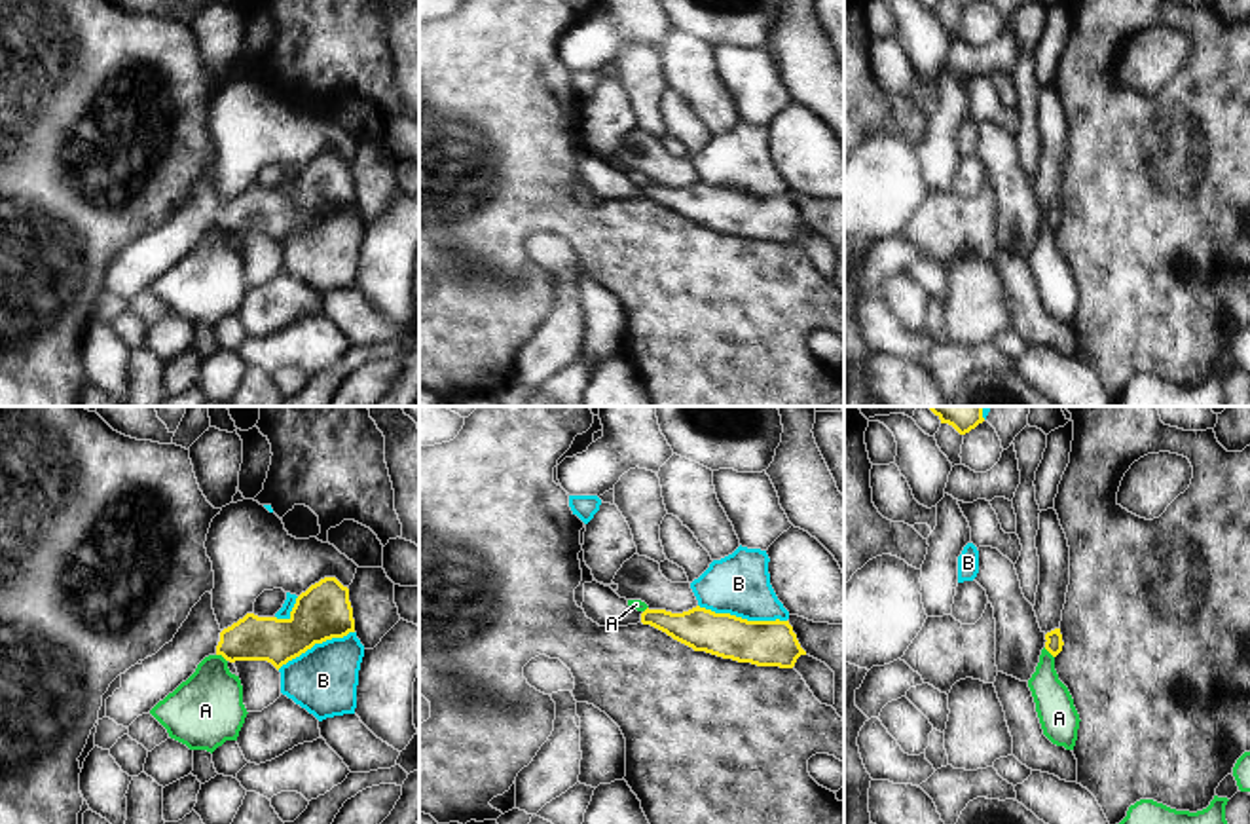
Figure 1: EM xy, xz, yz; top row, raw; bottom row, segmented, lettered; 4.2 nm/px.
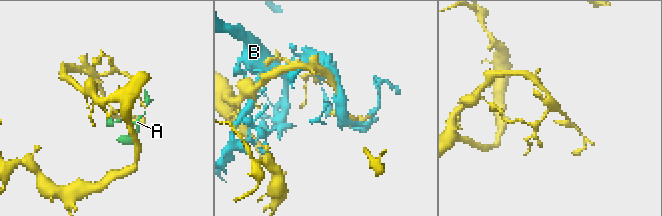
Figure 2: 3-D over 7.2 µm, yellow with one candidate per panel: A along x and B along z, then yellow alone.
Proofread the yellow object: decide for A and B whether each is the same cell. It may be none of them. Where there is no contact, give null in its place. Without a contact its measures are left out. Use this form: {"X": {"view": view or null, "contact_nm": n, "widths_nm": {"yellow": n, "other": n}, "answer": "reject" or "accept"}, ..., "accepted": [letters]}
{"A": {"view": "xy", "contact_nm": 60, "widths_nm": {"yellow": 190, "other": 320}, "answer": "reject"}, "B": {"view": "xz", "contact_nm": 380, "widths_nm": {"yellow": 190, "other": 260}, "answer": "reject"}, "accepted": []}

